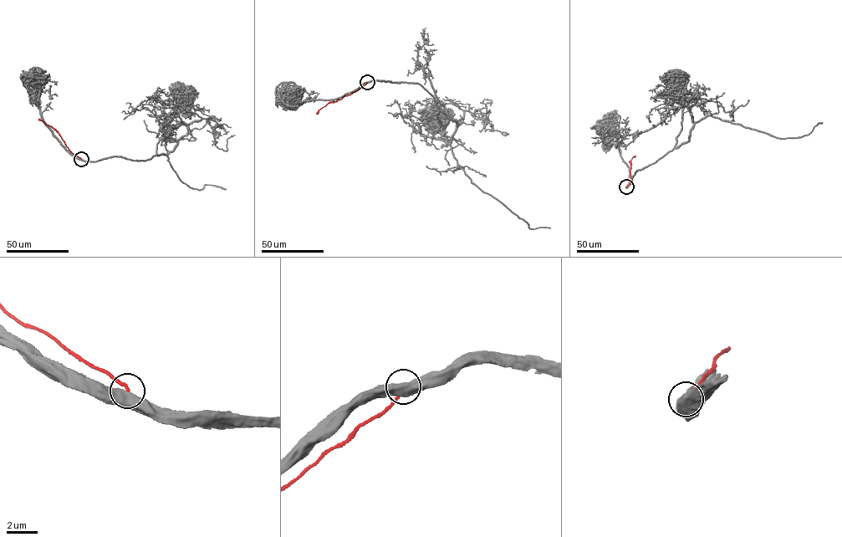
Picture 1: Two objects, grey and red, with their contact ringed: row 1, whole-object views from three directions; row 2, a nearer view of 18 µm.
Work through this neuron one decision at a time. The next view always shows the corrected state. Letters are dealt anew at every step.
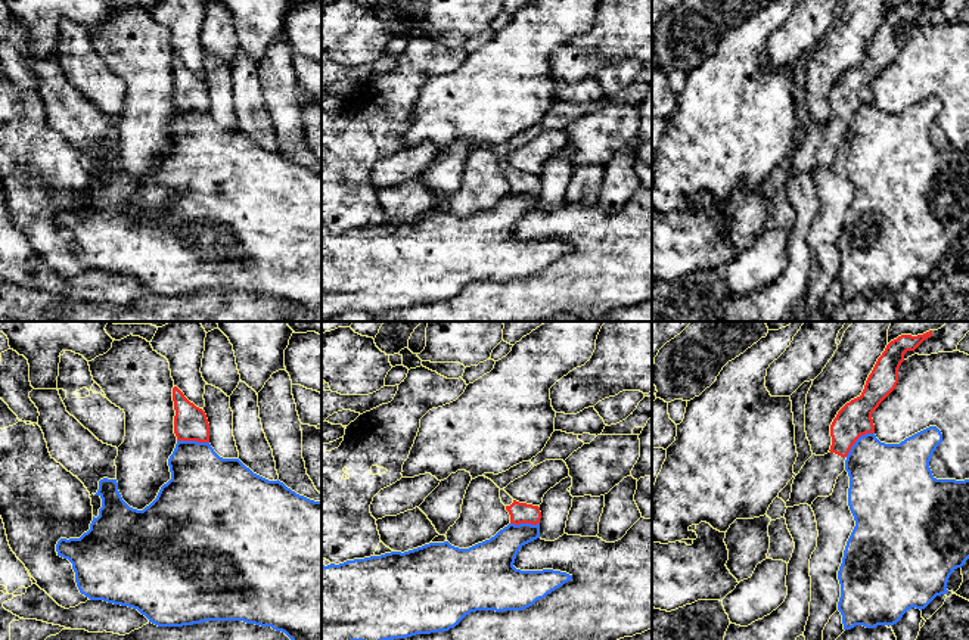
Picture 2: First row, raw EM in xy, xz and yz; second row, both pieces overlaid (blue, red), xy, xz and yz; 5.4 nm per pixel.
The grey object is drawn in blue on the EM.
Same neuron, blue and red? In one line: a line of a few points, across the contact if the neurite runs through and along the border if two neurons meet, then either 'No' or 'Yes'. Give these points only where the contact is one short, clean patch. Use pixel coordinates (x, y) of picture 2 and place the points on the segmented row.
Line: yz (873, 431), (862, 435), (845, 456). No

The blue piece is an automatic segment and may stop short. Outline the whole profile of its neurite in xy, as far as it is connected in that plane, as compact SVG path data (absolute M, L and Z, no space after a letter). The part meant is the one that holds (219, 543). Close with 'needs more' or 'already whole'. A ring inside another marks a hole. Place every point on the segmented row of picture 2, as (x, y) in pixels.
M178 441L168 459L171 479L164 484L156 498L143 510L130 507L118 491L117 479L103 478L94 495L102 498L99 516L80 538L60 538L56 544L58 556L68 559L75 572L75 582L81 594L90 600L137 609L149 622L158 627L183 627L206 621L243 621L261 627L271 627L285 633L291 640L322 640L322 501L310 500L288 488L283 482L268 481L239 459L220 457L209 442Z | already whole

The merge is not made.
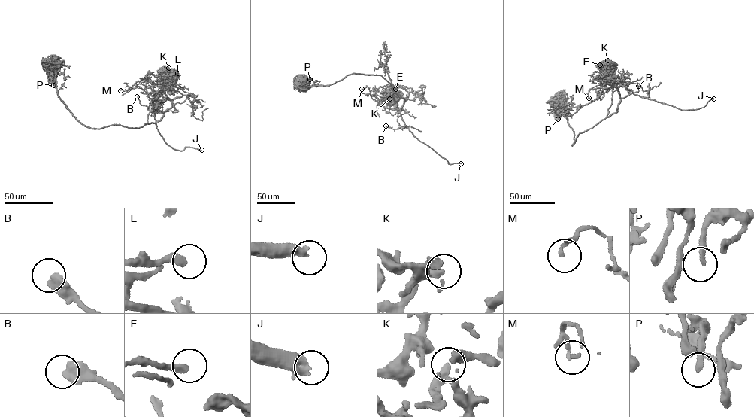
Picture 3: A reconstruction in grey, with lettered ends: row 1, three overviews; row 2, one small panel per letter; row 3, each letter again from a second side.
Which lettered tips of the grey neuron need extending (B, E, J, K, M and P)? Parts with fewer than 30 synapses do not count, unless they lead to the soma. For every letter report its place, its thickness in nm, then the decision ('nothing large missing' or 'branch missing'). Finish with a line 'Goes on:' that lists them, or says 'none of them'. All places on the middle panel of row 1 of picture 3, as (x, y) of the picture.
B: place (386, 126); calibre 550 nm; nothing large missing
E: place (395, 89); calibre 320 nm; nothing large missing
J: place (461, 163); calibre 400 nm; branch missing
K: place (389, 98); calibre 320 nm; nothing large missing
M: place (361, 89); calibre 140 nm; nothing large missing
P: place (310, 79); calibre 240 nm; nothing large missing
Goes on: J

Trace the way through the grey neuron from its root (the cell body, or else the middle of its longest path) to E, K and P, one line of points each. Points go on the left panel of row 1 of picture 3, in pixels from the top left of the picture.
E: (138, 128), (146, 123), (147, 115), (156, 99), (169, 84), (170, 80), (180, 75), (174, 74), (177, 73)
K: (138, 128), (146, 123), (147, 115), (156, 99), (170, 84), (172, 73), (167, 70), (168, 68)
P: (138, 128), (86, 126), (59, 97), (54, 72), (59, 66), (53, 68), (59, 71), (51, 82), (53, 85)

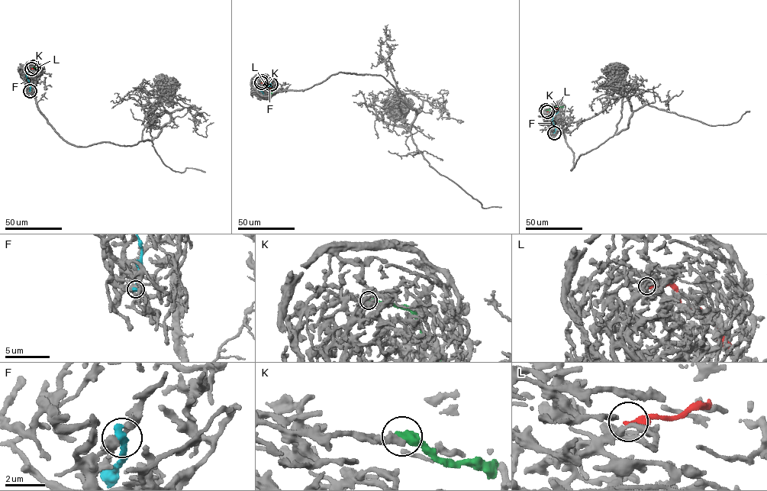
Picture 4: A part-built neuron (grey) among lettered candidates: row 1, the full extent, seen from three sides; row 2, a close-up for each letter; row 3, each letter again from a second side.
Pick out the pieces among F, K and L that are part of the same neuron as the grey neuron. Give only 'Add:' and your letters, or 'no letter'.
Add: no letter

